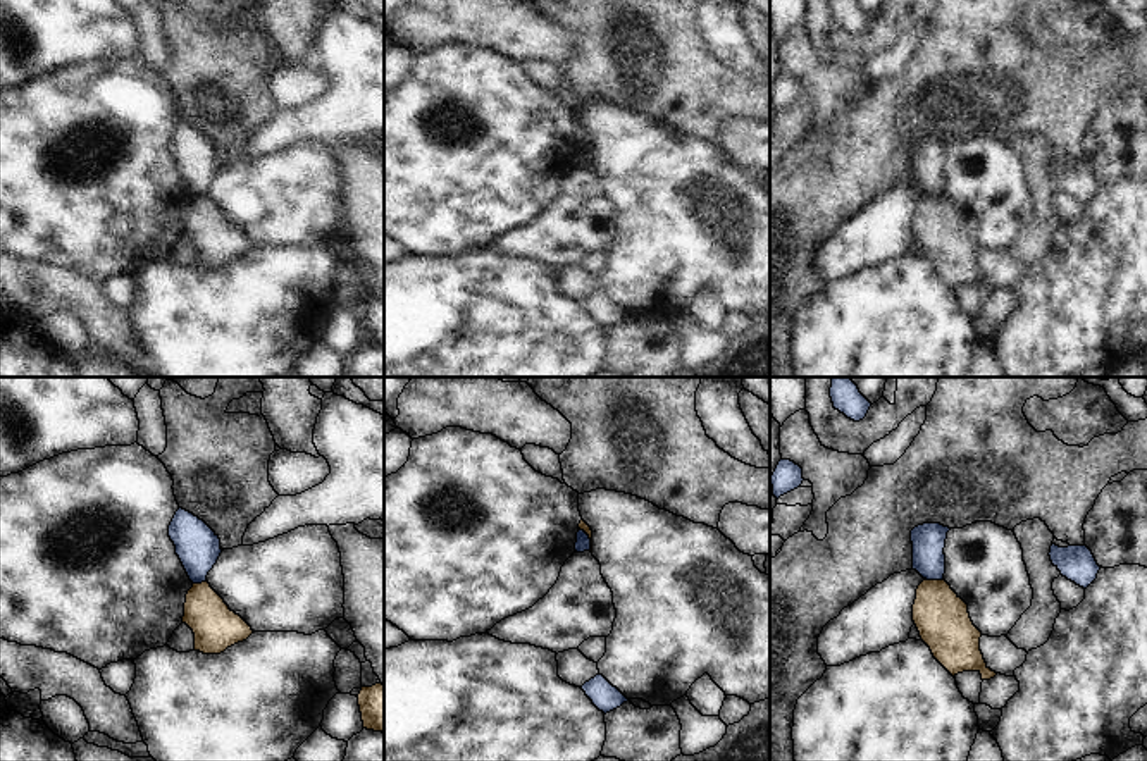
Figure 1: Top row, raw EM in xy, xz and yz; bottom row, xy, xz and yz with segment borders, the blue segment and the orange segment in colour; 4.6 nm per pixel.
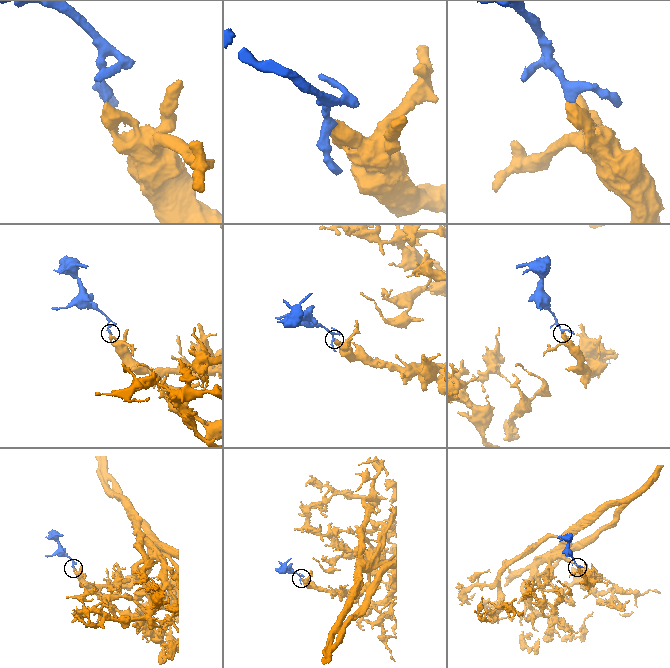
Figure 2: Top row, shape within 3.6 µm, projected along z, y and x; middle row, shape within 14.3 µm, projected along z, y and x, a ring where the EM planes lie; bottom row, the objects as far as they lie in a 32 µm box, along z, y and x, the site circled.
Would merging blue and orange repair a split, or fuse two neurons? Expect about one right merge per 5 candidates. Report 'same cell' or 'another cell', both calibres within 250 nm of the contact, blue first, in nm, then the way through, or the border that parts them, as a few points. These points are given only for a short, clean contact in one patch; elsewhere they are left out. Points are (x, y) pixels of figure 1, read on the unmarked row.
another cell | 160/260 nm | along yz (927, 193), (941, 195)

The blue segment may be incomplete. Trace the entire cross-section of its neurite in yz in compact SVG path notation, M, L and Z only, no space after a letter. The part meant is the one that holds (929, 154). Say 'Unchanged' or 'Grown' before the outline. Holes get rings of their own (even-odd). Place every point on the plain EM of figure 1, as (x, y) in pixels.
Unchanged. M923 138L911 145L913 184L927 195L942 195L946 188L946 153L951 143L940 138Z

